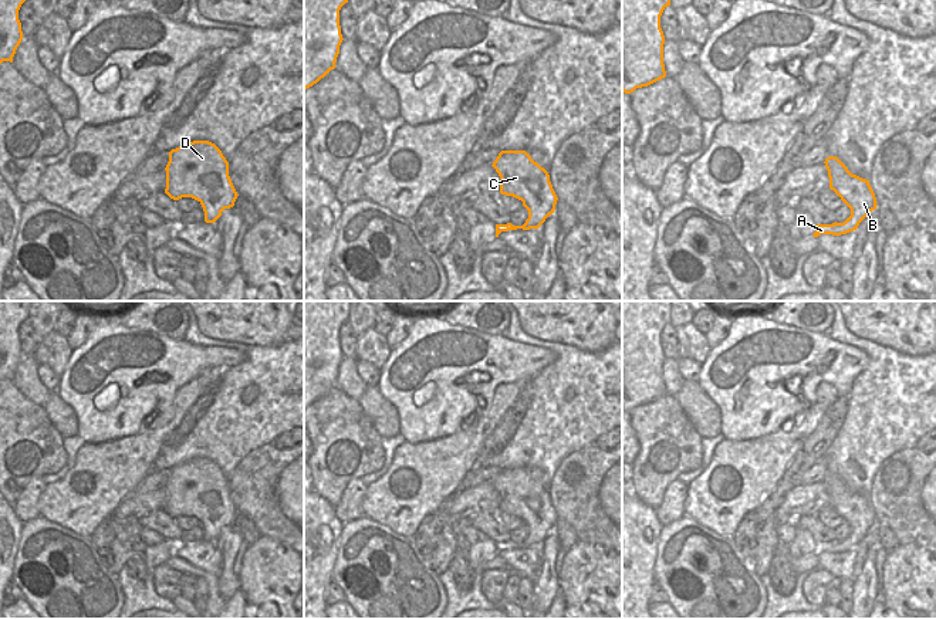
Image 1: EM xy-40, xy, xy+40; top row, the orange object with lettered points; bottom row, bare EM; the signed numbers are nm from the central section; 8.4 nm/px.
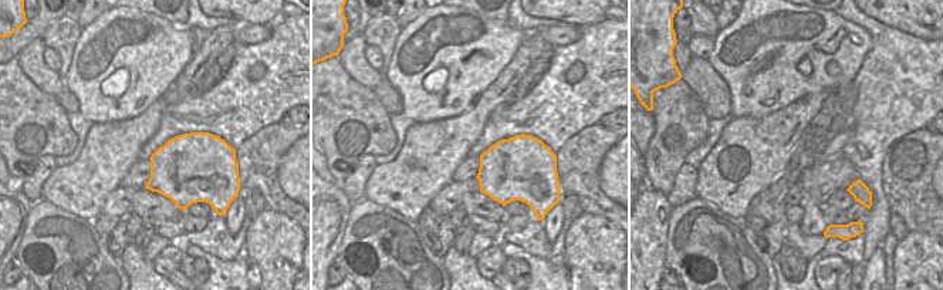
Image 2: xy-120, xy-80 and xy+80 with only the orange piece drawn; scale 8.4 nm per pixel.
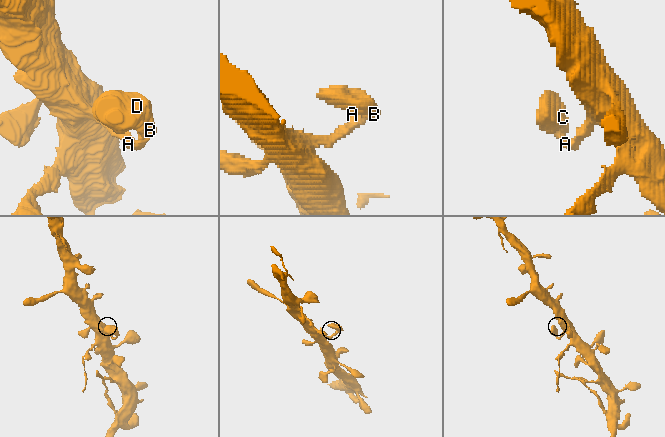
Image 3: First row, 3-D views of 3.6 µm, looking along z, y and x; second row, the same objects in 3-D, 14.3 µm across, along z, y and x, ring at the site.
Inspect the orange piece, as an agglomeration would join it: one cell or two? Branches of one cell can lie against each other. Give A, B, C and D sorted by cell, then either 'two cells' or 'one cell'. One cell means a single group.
groups A / B C D; two cells

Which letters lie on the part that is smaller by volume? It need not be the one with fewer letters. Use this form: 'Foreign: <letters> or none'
Foreign: B, C, D

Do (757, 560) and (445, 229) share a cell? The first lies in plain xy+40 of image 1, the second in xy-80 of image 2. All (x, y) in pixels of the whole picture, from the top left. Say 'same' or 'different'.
same

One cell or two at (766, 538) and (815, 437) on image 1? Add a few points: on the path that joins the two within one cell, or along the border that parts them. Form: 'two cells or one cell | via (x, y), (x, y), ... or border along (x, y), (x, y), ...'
one cell | via (767, 513), (800, 463)

